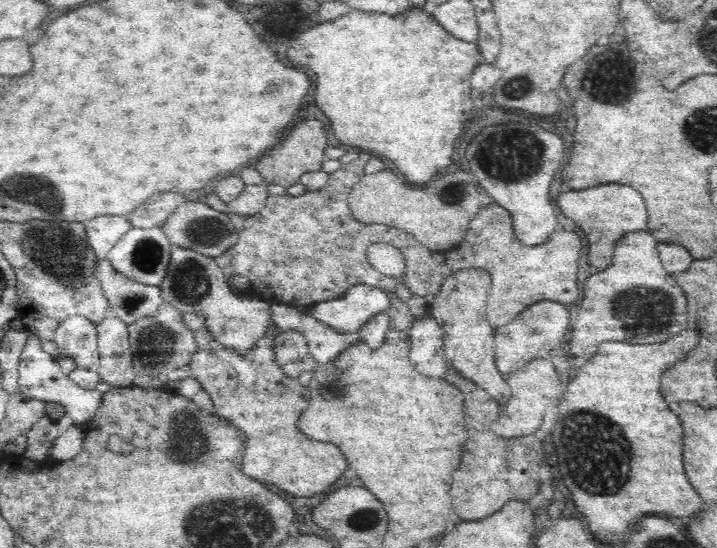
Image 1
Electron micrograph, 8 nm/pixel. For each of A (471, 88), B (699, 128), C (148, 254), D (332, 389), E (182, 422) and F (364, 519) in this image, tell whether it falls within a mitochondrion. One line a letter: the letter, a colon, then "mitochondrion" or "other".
A: other
B: mitochondrion
C: mitochondrion
D: mitochondrion
E: mitochondrion
F: mitochondrion

